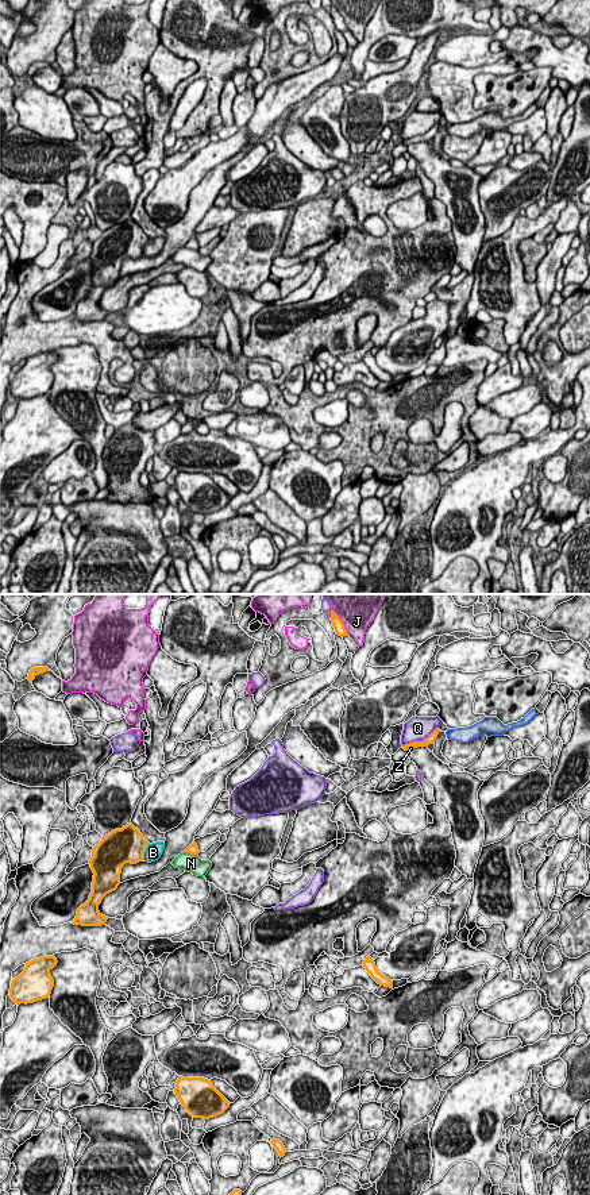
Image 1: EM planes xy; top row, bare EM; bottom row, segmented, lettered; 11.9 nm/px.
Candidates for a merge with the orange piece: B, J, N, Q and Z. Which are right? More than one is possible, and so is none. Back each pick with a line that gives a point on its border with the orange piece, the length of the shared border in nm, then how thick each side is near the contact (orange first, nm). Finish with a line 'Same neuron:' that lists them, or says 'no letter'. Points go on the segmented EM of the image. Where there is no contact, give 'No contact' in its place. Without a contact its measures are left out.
Same neuron: no letter

